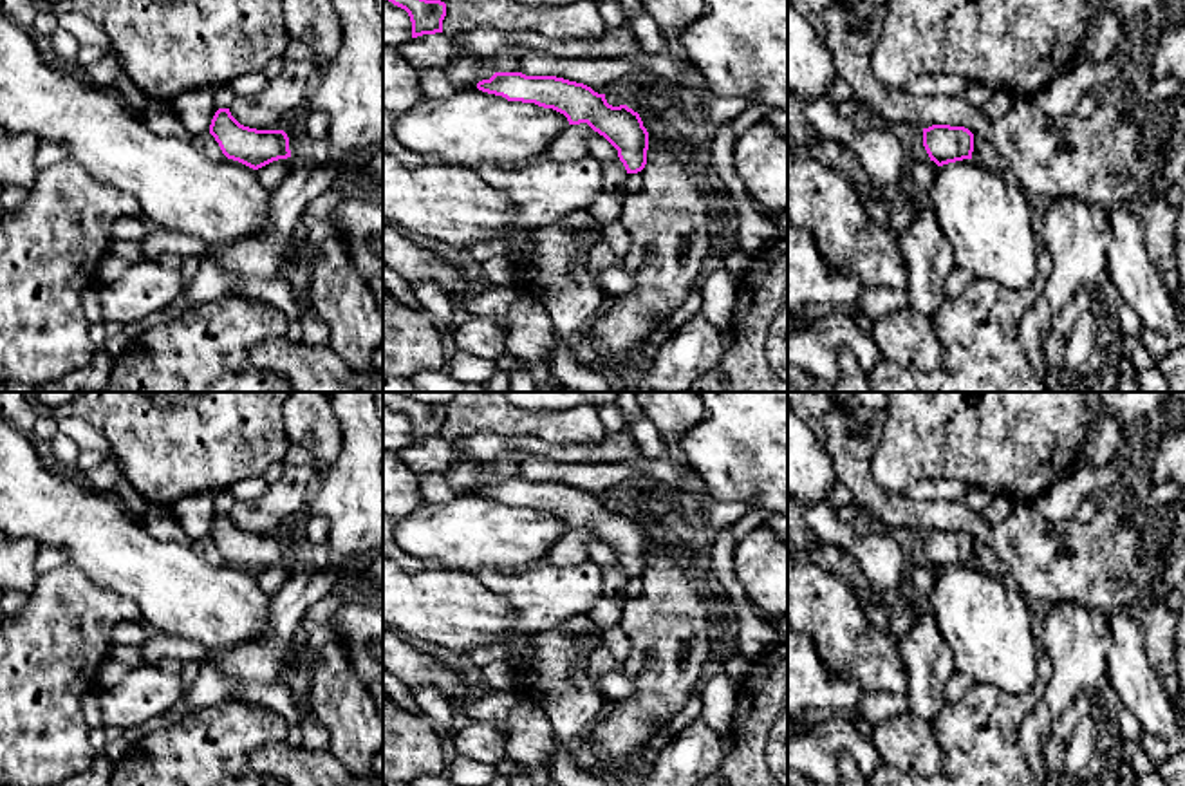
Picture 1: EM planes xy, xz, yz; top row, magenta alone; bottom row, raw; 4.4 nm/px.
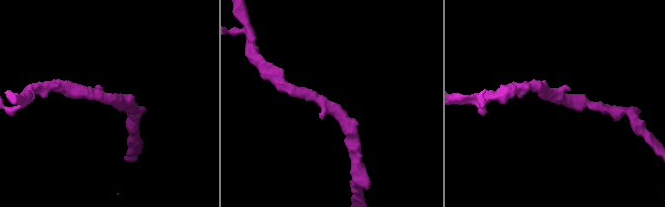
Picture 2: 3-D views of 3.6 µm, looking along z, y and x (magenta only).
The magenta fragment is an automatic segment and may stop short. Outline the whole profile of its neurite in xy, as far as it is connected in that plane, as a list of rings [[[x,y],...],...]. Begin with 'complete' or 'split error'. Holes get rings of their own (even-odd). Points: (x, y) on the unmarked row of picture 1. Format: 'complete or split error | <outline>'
complete | [[[219,513],[210,538],[228,564],[258,575],[273,566],[291,562],[289,542],[284,535],[257,535],[240,529],[229,513]]]

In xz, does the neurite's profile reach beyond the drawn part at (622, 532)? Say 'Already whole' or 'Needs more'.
Already whole

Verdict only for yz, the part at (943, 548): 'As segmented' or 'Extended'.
As segmented

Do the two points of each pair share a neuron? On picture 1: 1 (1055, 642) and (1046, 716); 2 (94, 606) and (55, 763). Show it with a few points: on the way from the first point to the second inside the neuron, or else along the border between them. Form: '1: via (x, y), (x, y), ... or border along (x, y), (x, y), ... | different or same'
1: via (1063, 660), (1063, 698) | same
2: via (82, 645), (55, 680), (55, 723) | same

